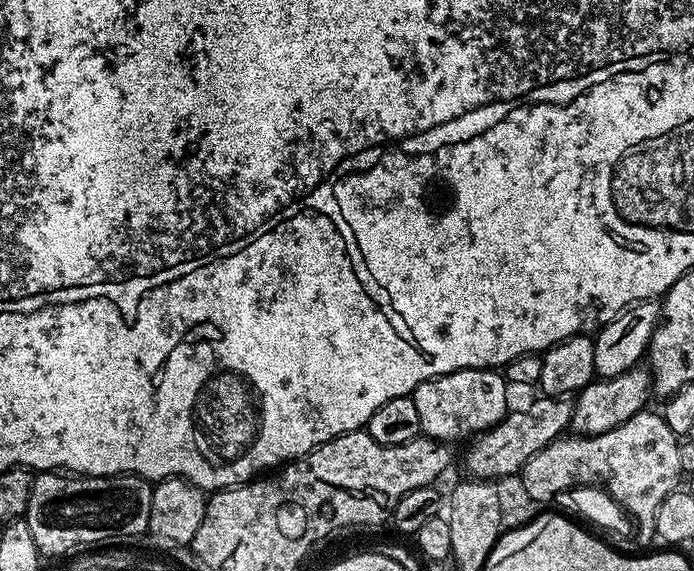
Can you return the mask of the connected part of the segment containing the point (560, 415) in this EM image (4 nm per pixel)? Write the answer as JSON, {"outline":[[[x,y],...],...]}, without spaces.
{"outline":[[[540,394],[537,397],[525,408],[520,408],[517,412],[516,409],[509,411],[493,428],[471,441],[472,449],[464,460],[469,477],[493,482],[500,482],[503,476],[515,477],[526,466],[526,462],[530,462],[530,458],[538,454],[538,450],[550,446],[569,431],[573,401],[562,396]]]}

